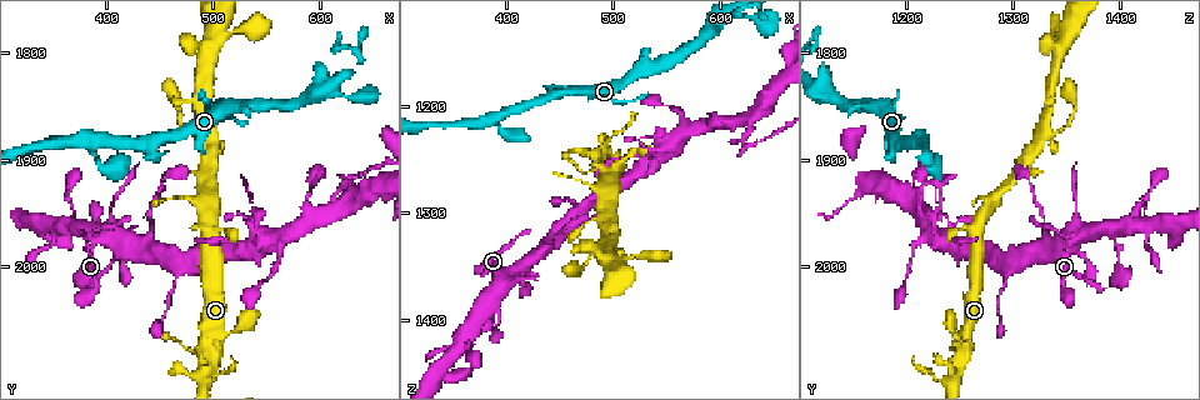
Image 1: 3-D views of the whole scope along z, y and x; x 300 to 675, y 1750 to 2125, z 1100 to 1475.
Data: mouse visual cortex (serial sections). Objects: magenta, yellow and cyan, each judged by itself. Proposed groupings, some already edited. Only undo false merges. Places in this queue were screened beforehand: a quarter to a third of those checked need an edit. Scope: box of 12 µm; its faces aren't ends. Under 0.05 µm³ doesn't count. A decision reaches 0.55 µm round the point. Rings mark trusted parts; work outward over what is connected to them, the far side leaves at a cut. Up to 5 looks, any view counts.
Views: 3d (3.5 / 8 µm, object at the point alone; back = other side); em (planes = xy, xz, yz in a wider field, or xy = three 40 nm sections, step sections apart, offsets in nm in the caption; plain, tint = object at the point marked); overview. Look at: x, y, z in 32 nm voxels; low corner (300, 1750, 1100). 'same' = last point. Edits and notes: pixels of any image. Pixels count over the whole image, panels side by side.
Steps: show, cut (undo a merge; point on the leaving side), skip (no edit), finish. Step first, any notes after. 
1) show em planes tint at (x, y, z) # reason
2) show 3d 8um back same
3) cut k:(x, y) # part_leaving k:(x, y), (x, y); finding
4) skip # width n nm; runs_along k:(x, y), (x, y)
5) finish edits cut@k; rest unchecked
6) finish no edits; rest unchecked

show 3d 3.5um at (434, 1986, 1334) # a fork

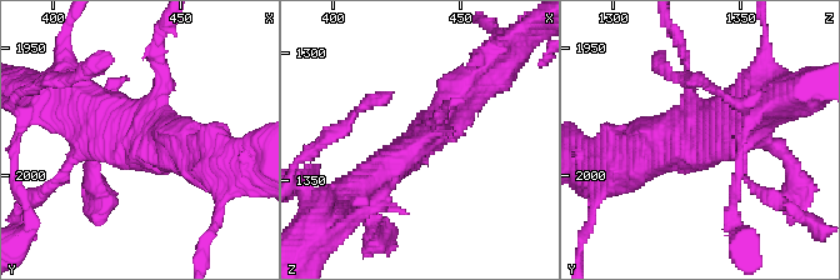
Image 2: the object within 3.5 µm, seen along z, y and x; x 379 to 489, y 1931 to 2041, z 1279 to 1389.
show em xy step 5 tint at (432, 1986, 1335) # arms 3; arm_widths 150, 500, 500 nm; shape alone is not enough

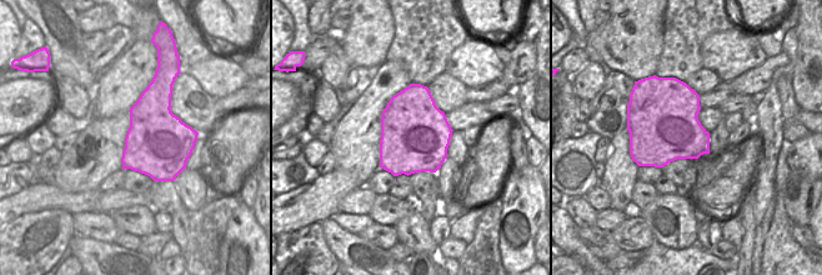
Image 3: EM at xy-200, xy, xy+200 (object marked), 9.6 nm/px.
skip # width 650 nm; runs_along 2:(355, 191), (451, 115), (478, 83); continuous, no second cell

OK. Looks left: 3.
show 3d 3.5um at (388, 2002, 1400) # sharp bend

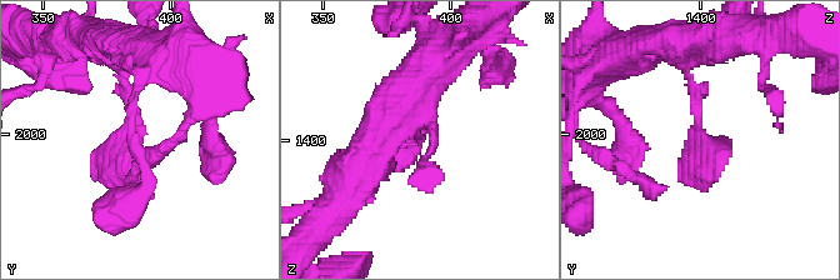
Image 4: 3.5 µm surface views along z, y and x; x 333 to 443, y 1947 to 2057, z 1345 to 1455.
show em xy step 5 tint same

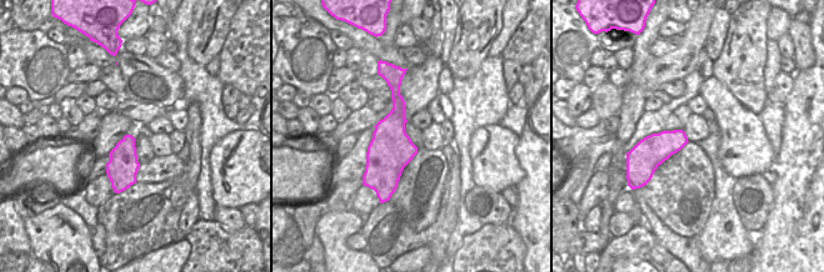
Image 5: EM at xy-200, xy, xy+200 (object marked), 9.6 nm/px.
skip # runs_along 4:(685, 65), (698, 145), (720, 176); one cell here

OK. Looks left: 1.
finish no edits; rest unchecked

